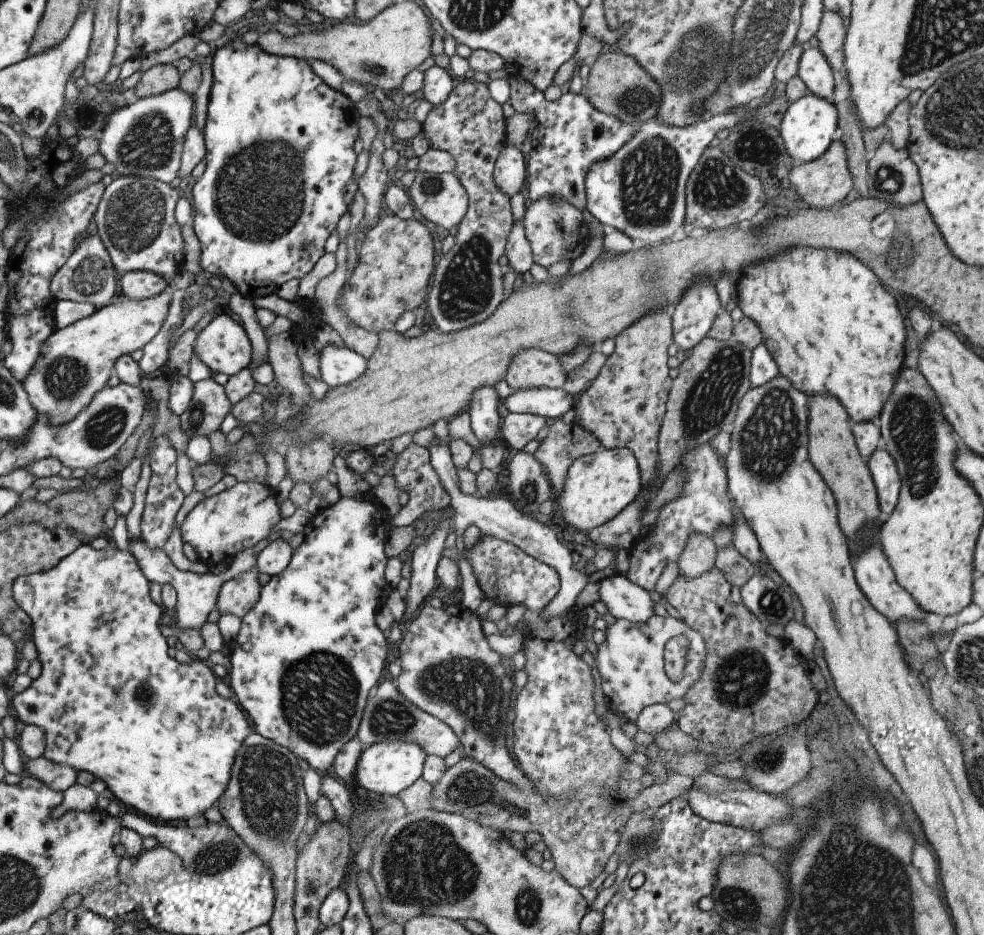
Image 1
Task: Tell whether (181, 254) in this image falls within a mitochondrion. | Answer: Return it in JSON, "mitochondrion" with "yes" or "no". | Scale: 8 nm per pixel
{"mitochondrion":"no"}

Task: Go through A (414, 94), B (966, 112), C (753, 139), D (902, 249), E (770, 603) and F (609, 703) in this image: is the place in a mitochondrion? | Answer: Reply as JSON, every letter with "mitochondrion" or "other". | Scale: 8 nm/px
{"A":"other","B":"mitochondrion","C":"mitochondrion","D":"mitochondrion","E":"mitochondrion","F":"other"}

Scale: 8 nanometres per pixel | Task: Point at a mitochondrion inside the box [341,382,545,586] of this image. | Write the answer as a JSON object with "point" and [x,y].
{"point":[530,488]}

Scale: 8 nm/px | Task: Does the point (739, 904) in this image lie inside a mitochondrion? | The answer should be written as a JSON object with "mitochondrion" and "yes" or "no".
{"mitochondrion":"yes"}

